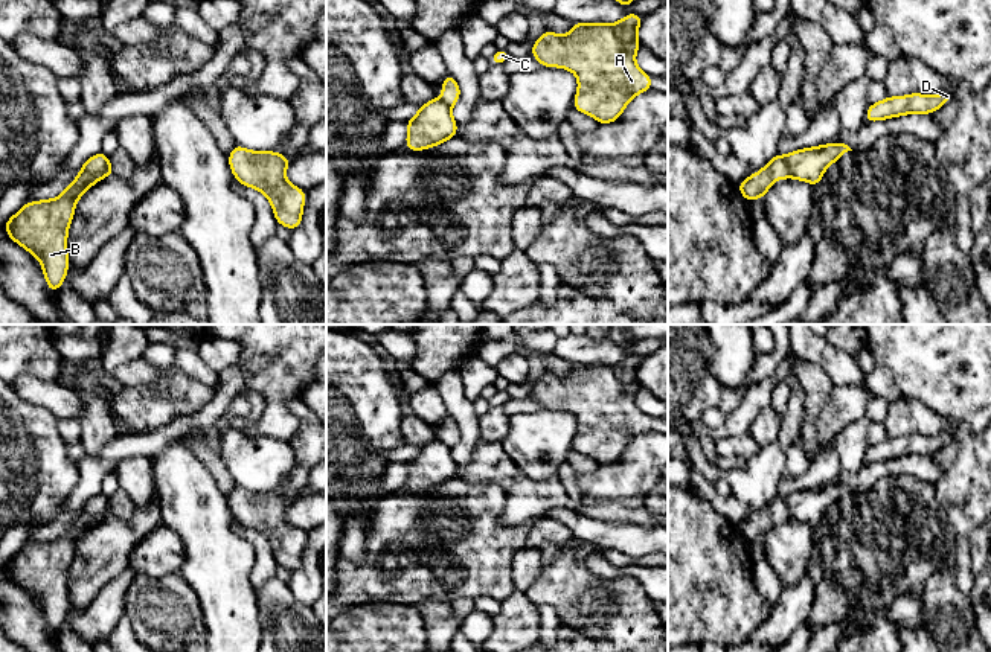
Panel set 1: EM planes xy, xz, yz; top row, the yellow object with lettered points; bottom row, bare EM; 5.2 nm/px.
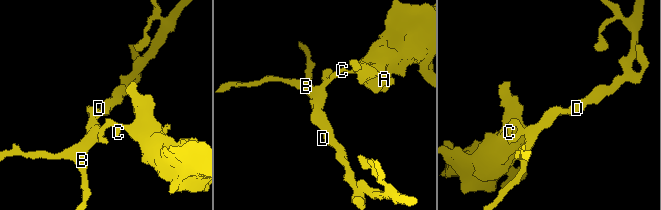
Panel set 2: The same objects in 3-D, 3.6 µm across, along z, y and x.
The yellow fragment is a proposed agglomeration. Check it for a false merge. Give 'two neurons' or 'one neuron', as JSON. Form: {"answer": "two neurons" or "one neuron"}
{"answer": "two neurons"}

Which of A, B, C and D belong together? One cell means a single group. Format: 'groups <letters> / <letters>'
groups A C / B D

